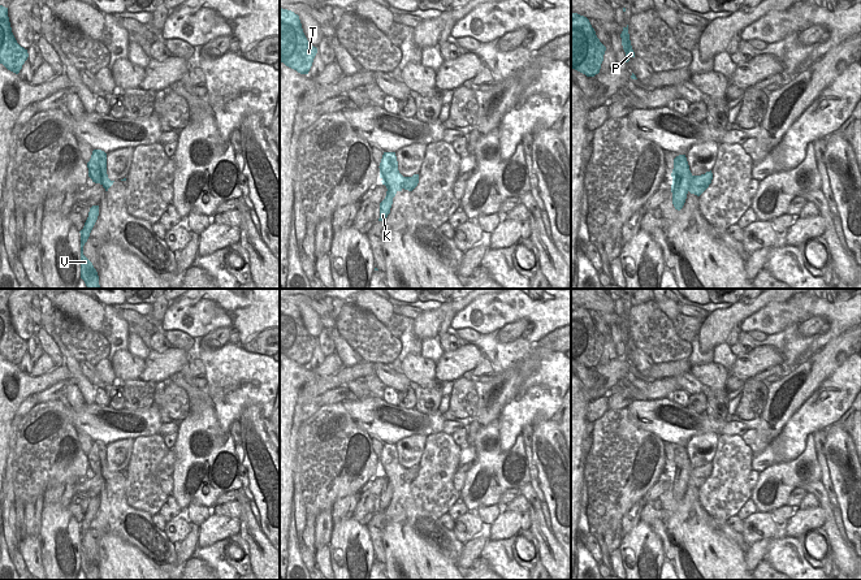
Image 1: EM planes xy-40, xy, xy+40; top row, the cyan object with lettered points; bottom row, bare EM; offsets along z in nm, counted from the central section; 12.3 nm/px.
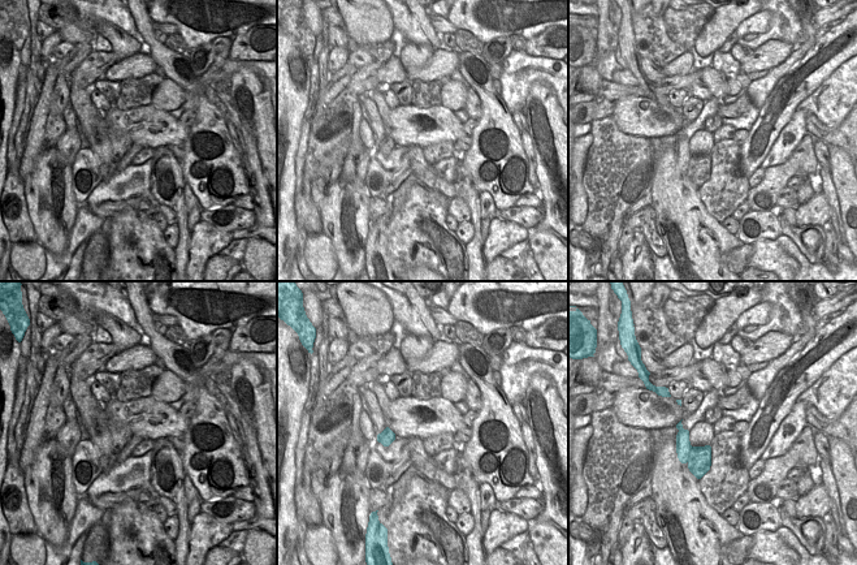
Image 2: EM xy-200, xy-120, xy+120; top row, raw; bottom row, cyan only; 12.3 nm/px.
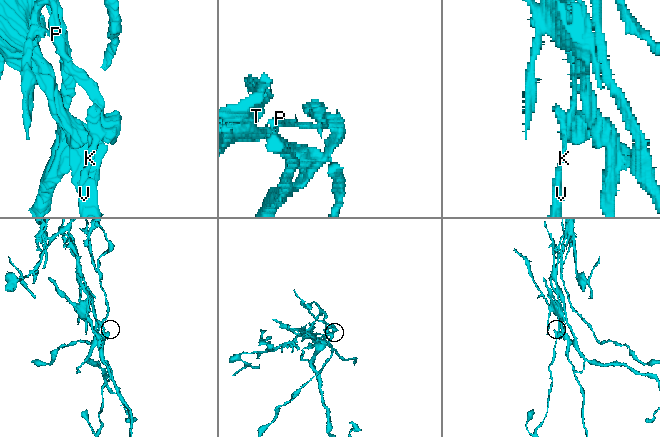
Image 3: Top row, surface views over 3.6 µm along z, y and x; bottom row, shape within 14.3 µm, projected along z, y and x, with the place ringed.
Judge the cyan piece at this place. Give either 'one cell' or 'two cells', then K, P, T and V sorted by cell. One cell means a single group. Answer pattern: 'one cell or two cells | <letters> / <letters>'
two cells | K P V / T

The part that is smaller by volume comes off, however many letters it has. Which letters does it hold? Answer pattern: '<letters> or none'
K, P, V

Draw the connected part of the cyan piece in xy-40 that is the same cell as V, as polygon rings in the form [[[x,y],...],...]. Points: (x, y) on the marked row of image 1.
[[[92,205],[88,217],[81,233],[81,278],[85,281],[87,289],[100,289],[99,276],[92,263],[83,255],[83,246],[87,242],[90,233],[98,220],[99,205]]]

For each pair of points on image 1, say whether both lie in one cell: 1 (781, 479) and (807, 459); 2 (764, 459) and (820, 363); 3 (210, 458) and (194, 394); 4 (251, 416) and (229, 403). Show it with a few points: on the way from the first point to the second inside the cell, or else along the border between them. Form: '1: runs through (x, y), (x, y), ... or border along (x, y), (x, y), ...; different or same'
1: runs through (787, 476), (800, 463); same
2: border along (796, 410), (778, 434); different
3: border along (185, 379), (199, 392), (199, 405), (191, 412); different
4: border along (262, 406), (245, 405), (238, 419); different

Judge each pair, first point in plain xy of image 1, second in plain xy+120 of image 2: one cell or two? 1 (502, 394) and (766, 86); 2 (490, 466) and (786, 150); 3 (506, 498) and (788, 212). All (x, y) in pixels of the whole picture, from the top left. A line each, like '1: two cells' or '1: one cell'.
1: two cells
2: two cells
3: two cells

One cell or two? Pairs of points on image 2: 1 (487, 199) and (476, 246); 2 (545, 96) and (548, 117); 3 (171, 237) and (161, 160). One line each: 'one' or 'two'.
1: two
2: one
3: two

